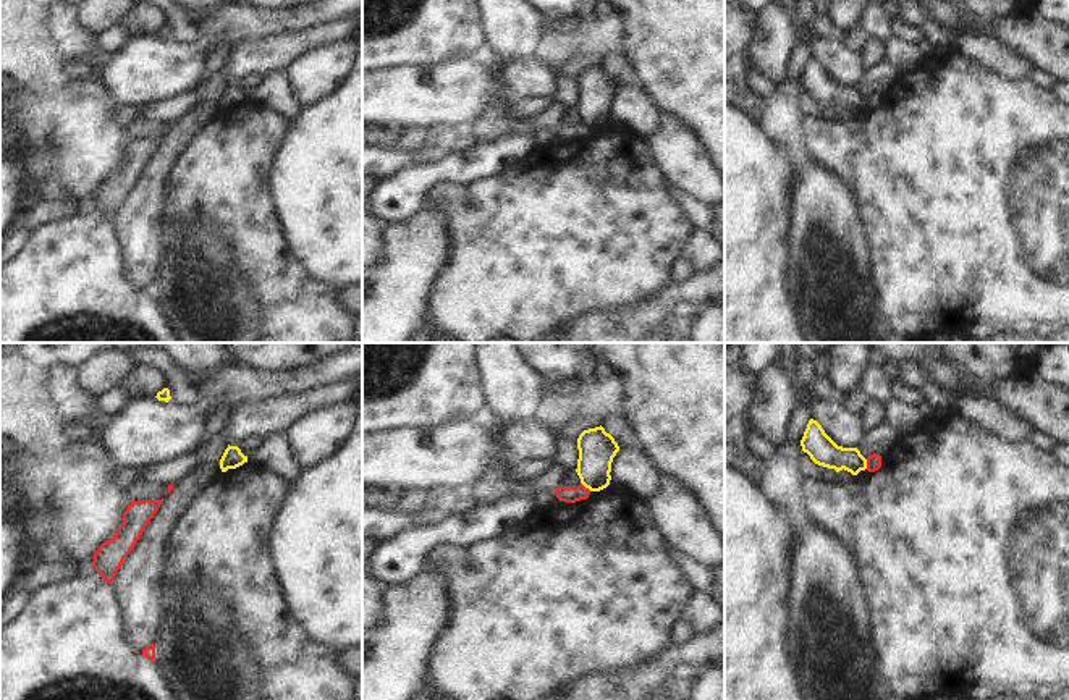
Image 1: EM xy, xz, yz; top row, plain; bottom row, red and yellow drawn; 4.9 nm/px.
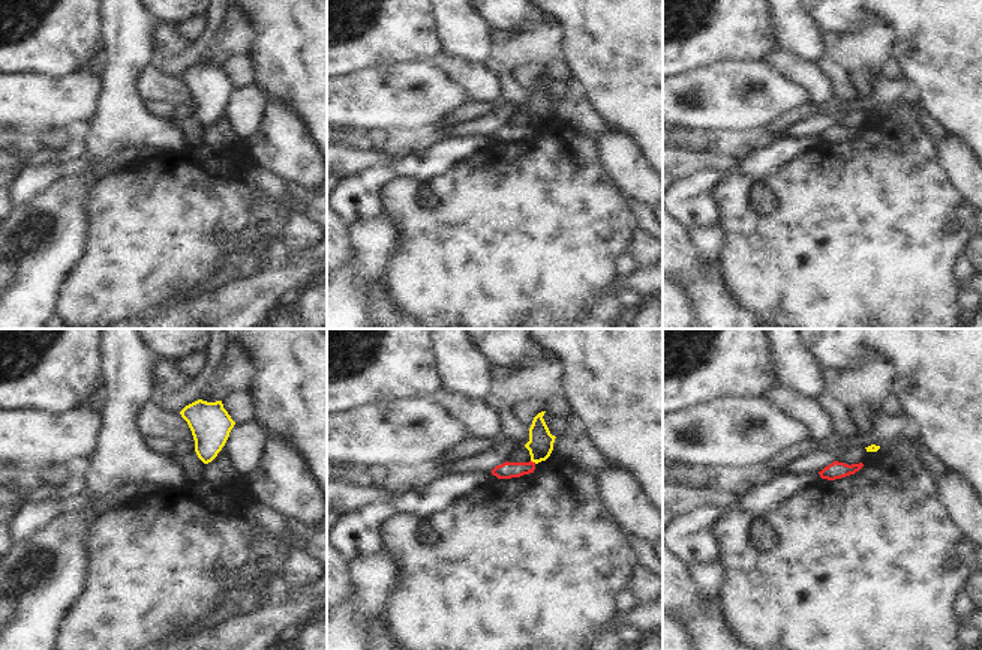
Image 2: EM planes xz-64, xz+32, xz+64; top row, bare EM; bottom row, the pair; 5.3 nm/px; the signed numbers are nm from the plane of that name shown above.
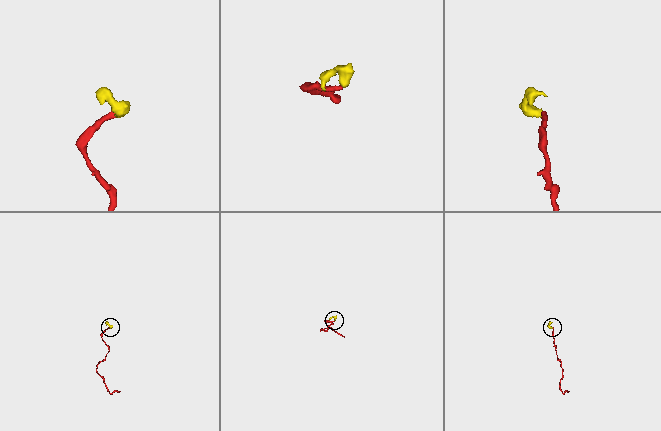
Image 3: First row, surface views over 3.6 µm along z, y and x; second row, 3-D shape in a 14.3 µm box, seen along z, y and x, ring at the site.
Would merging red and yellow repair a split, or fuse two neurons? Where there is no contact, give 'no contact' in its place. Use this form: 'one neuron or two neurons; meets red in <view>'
two neurons; meets red in xz

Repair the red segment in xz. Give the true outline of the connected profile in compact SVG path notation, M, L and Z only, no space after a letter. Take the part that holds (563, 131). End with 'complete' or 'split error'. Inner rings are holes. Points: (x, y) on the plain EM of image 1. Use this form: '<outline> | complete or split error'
M582 121L577 124L563 124L561 123L561 124L555 126L555 133L560 139L576 141L581 137L587 137L590 133L590 128L585 126Z | complete

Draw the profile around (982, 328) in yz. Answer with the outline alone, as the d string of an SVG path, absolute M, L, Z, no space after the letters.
M977 320L964 328L964 333L970 338L993 338L999 333L1012 331L1012 325L1009 323L996 323L991 320Z

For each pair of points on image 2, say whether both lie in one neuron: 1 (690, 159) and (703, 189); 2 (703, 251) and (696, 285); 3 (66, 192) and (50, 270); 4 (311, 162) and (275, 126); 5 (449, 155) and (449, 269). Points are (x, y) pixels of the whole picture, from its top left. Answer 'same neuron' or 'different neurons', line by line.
1: different neurons
2: different neurons
3: same neuron
4: same neuron
5: different neurons

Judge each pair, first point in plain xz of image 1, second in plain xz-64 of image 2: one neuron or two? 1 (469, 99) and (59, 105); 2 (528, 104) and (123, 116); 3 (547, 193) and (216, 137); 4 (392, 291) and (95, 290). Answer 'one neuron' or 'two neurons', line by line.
1: one neuron
2: two neurons
3: two neurons
4: two neurons

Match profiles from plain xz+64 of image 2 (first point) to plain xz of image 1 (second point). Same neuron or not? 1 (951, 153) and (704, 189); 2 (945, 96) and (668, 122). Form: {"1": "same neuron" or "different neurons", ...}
{"1": "same neuron", "2": "different neurons"}

